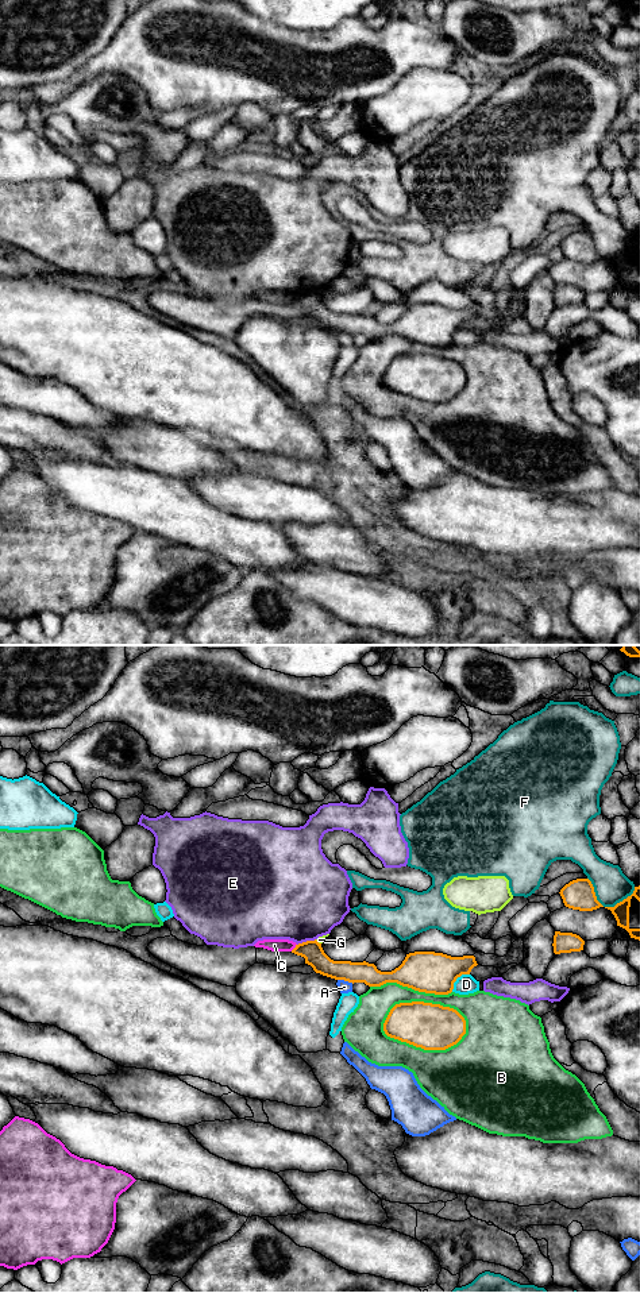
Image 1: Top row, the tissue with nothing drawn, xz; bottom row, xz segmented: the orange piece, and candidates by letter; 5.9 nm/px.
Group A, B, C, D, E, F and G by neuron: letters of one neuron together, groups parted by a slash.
A / B / C / D / E / F / G

